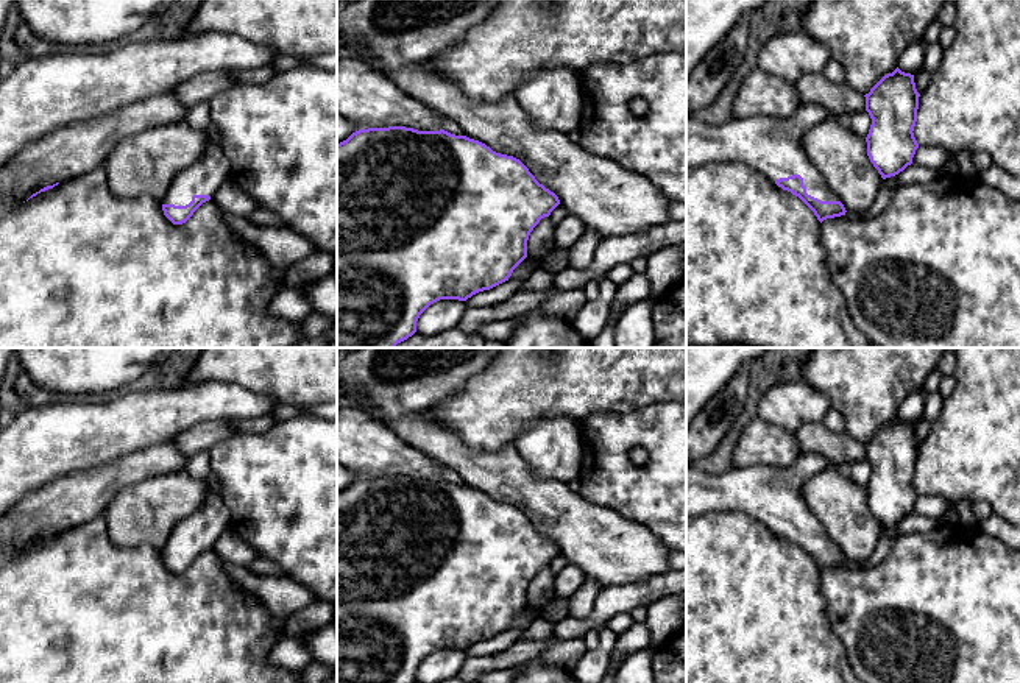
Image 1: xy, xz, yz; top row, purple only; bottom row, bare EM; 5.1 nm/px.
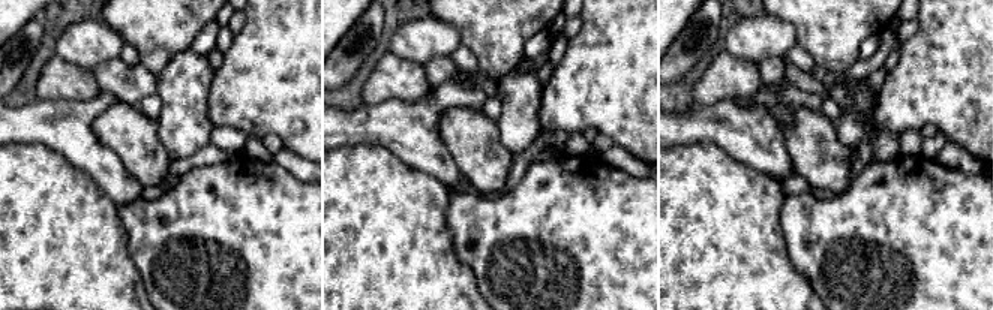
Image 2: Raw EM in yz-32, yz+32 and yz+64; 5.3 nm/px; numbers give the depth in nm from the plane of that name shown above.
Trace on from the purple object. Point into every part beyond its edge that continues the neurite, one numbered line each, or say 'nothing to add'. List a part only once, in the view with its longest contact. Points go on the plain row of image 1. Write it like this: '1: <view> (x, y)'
1: yz (772, 496)

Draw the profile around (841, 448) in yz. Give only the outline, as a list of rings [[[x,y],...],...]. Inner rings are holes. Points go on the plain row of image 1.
[[[822,421],[802,426],[794,437],[803,454],[817,452],[838,466],[866,460],[866,446],[861,441],[847,430],[830,430]]]

